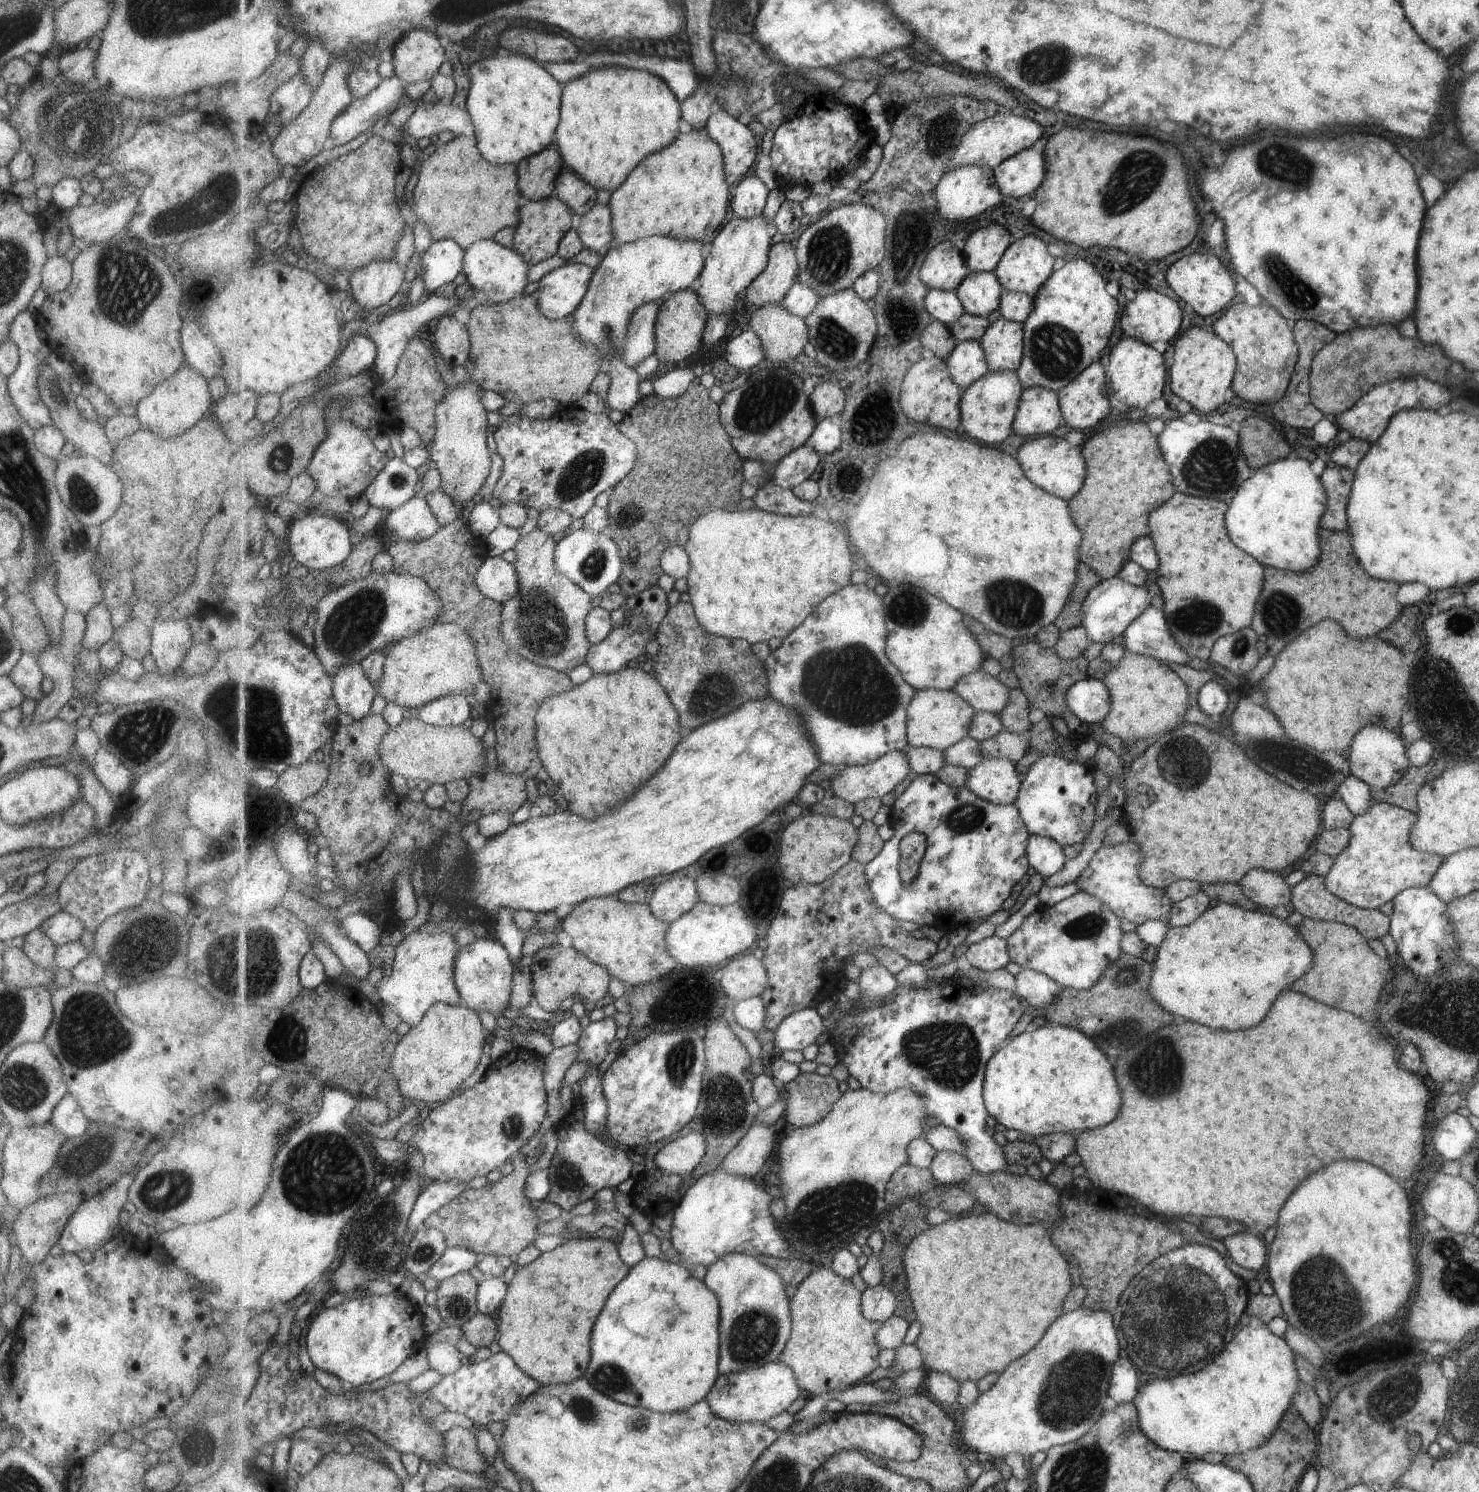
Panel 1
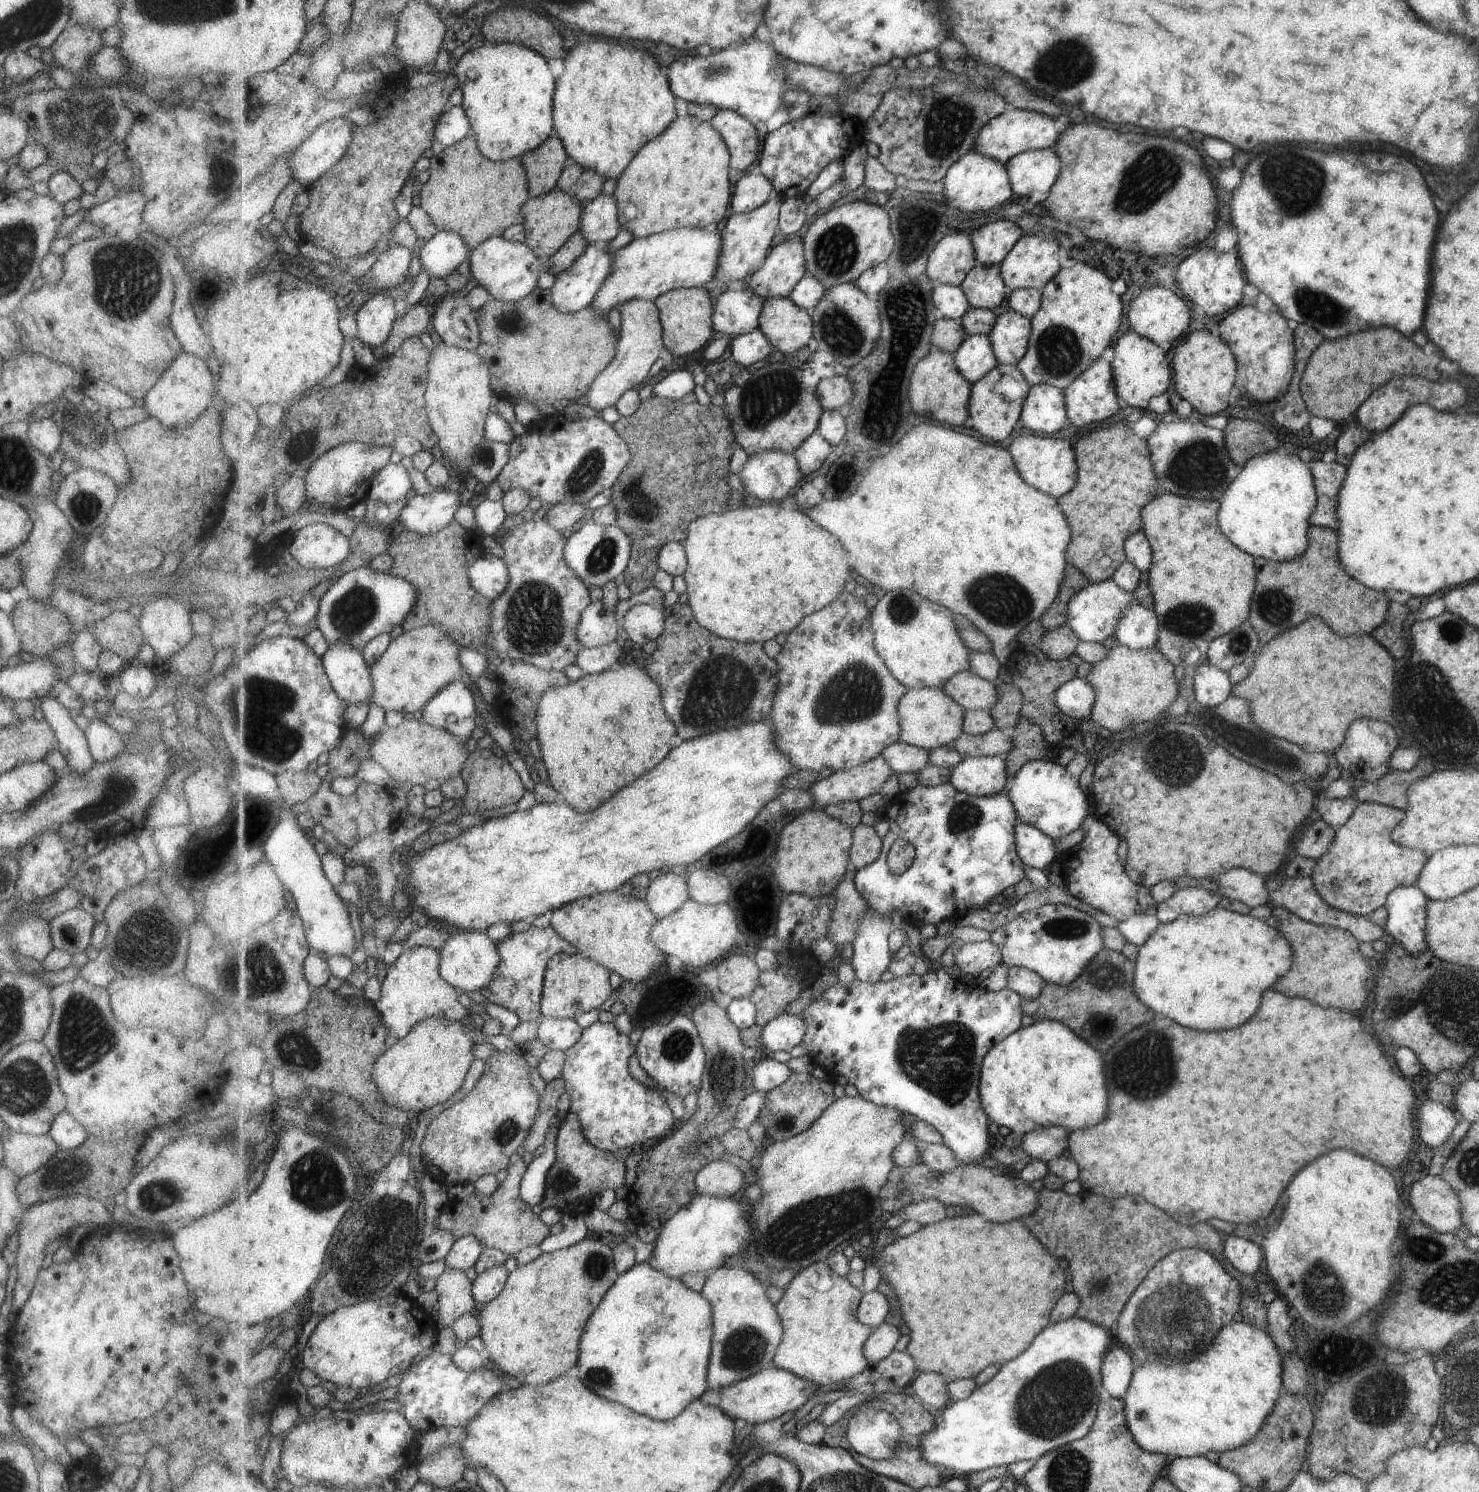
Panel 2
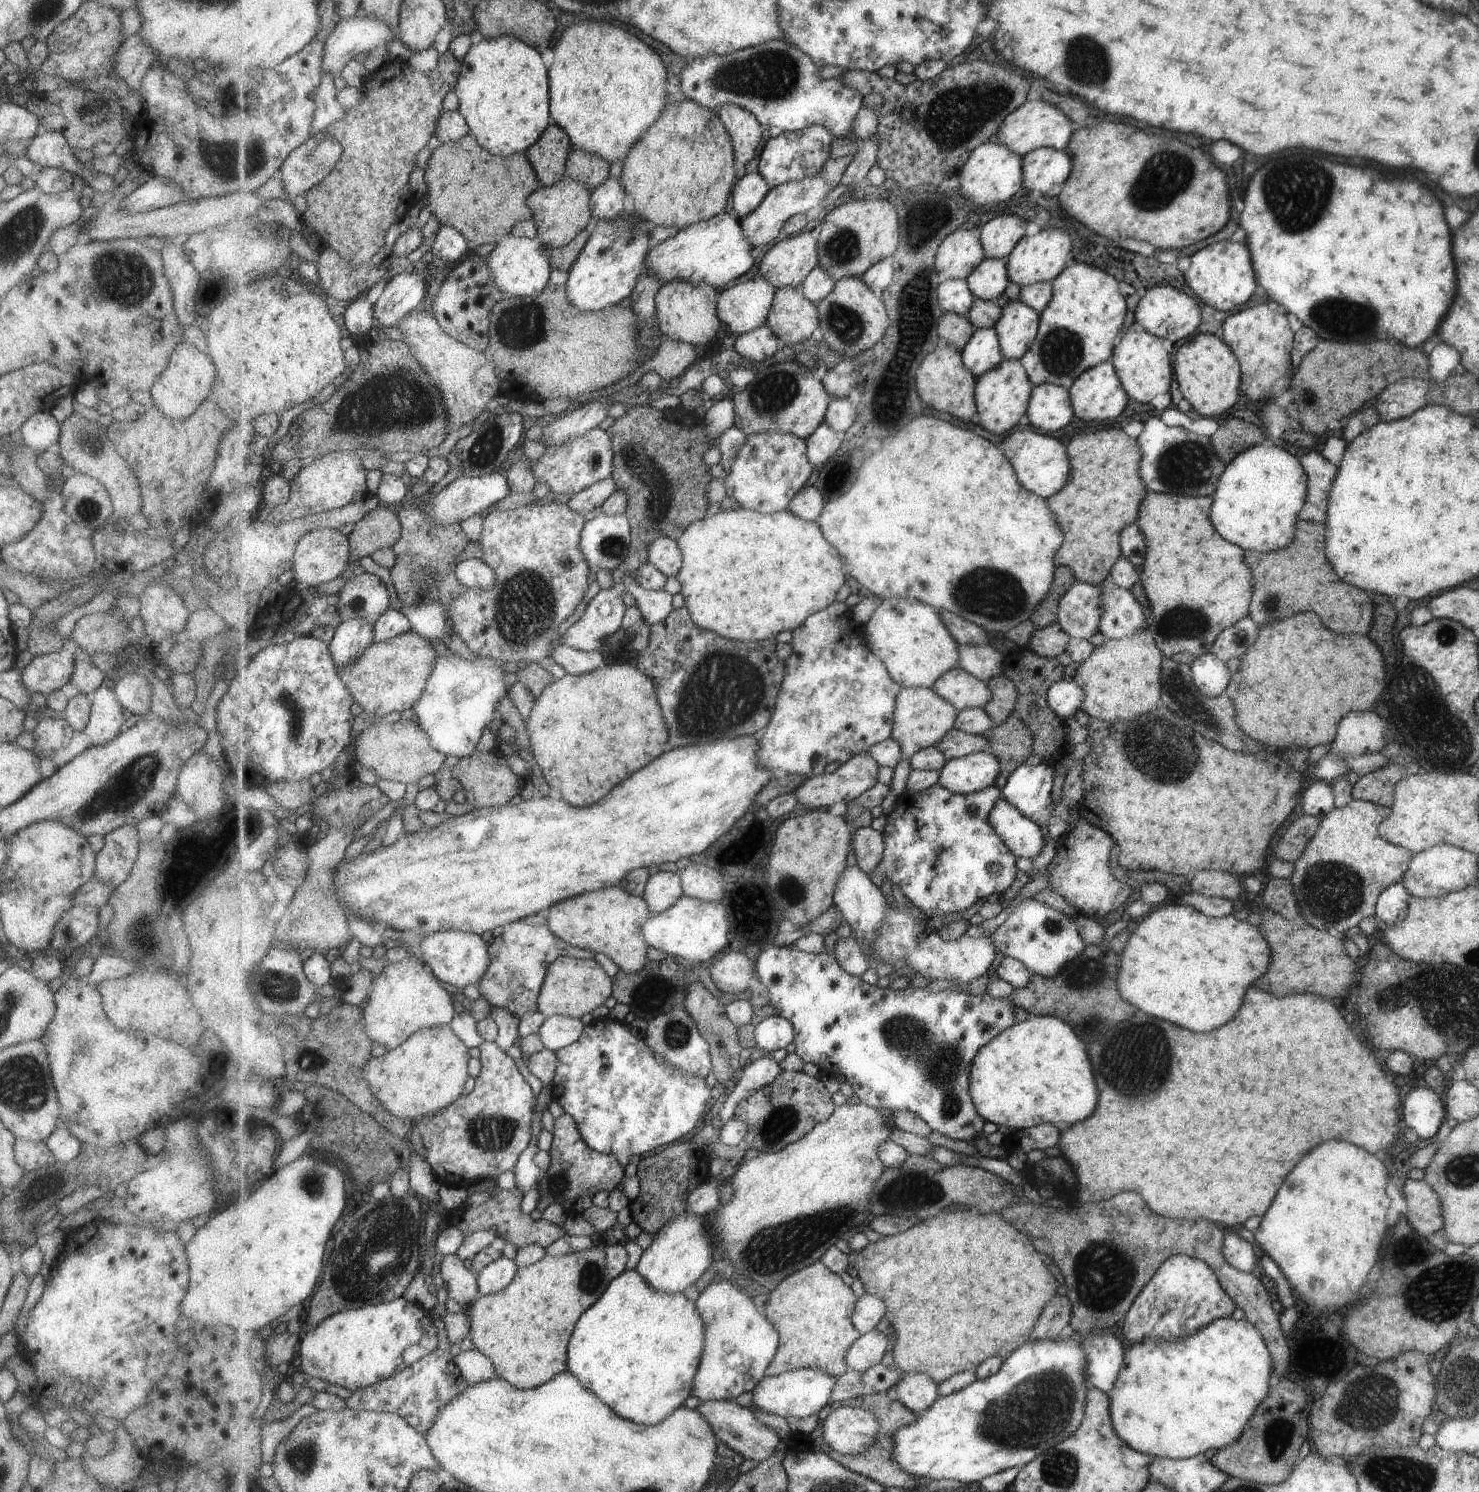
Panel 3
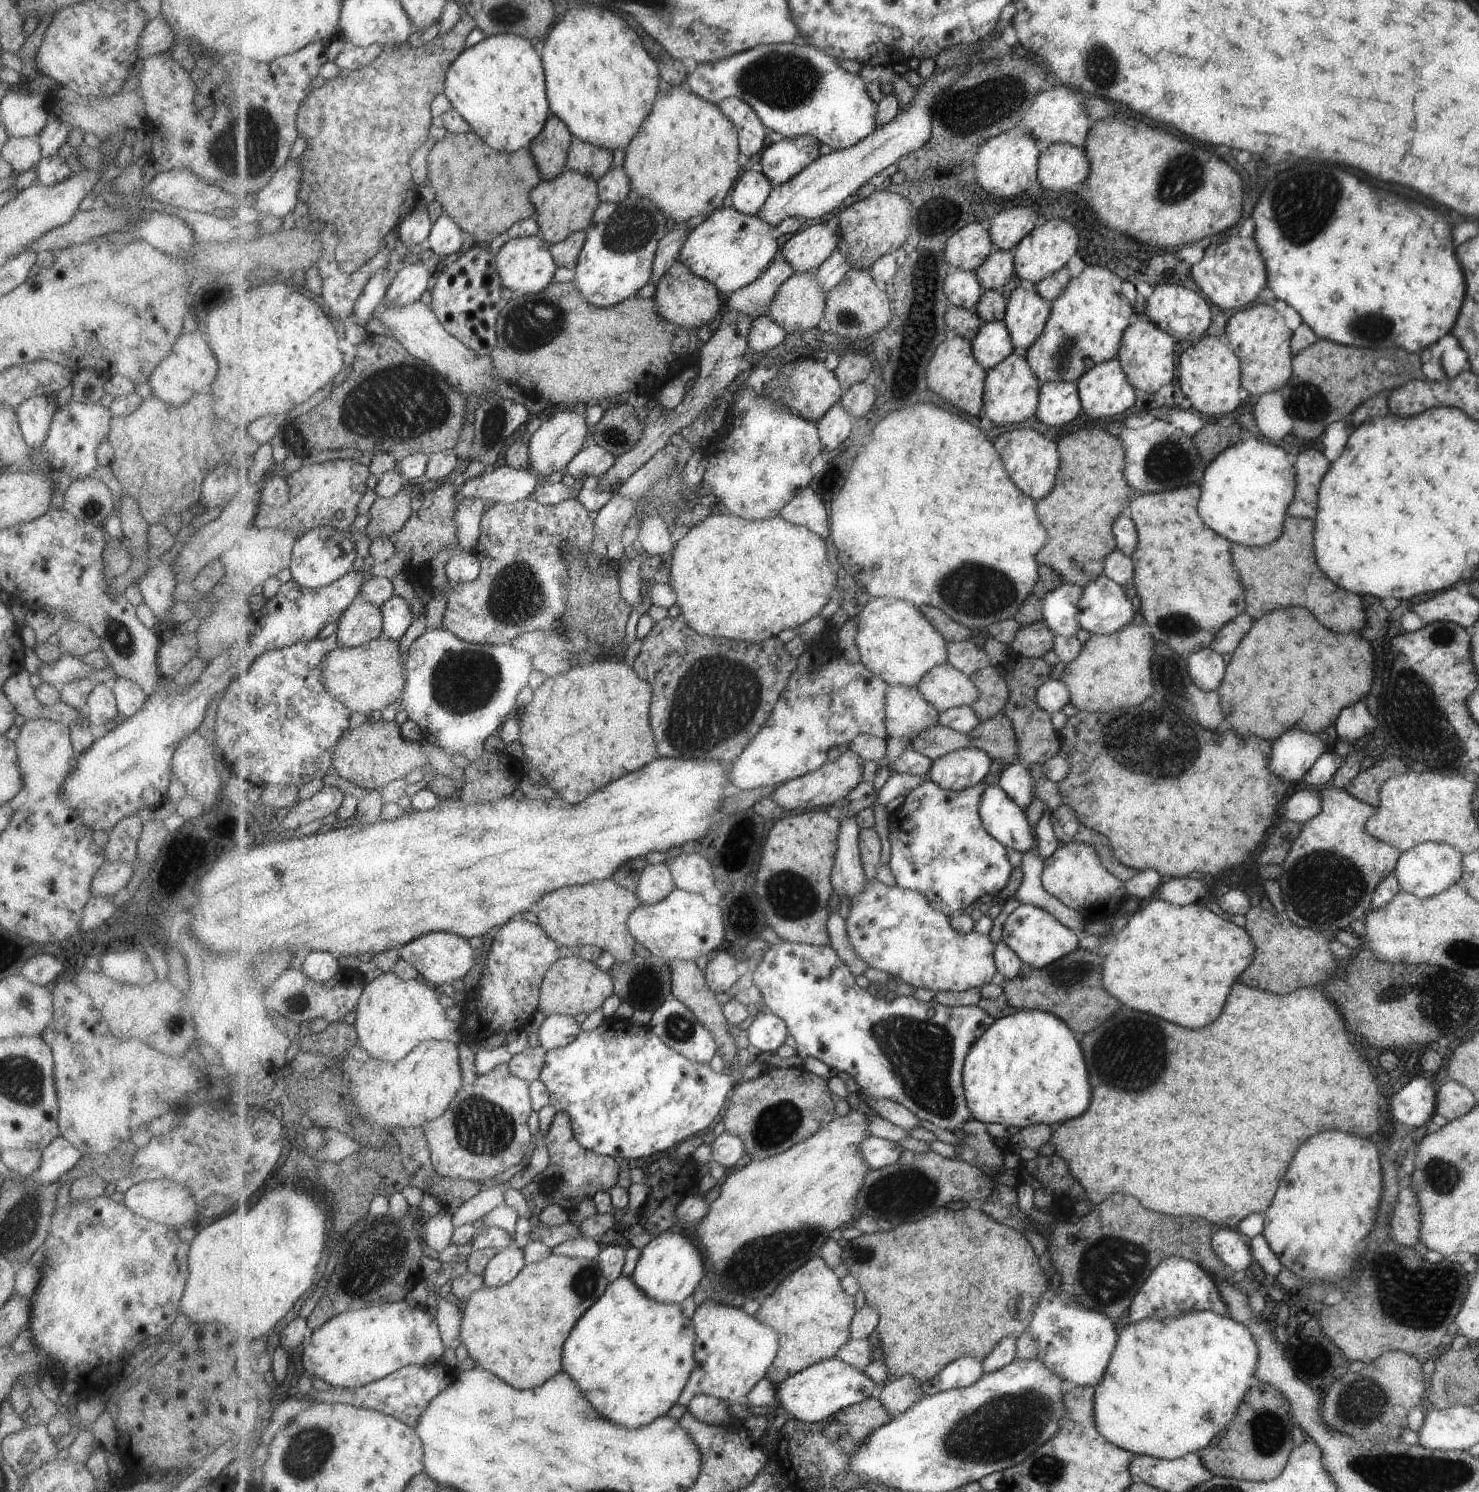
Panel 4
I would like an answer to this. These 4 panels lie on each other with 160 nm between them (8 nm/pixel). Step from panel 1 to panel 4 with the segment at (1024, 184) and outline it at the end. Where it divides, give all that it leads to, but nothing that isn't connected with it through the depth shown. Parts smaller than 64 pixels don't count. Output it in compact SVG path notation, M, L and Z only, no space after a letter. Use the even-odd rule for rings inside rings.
M1049 143L1040 156L1038 182L1045 190L1074 189L1087 176L1084 148L1069 143Z

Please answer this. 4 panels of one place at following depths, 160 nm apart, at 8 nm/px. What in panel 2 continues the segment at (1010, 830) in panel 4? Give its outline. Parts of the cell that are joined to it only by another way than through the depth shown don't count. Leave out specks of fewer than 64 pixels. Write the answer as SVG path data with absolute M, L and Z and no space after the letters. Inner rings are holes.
M1019 822L1016 826L1017 848L1027 867L1044 871L1055 856L1055 846L1040 828Z

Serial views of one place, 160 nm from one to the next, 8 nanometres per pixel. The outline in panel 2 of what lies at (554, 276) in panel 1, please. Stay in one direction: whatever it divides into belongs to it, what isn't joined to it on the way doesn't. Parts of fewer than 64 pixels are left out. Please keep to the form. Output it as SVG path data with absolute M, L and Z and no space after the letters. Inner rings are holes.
M590 244L581 258L555 278L550 291L557 310L576 313L590 306L611 272L615 253L604 249L603 244Z

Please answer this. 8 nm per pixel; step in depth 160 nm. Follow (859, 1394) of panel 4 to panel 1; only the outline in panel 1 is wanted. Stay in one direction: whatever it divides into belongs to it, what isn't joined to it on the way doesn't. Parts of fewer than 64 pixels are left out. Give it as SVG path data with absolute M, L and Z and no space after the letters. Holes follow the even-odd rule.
M777 1360L756 1369L720 1374L716 1385L704 1399L709 1402L718 1417L732 1423L766 1423L773 1416L785 1412L799 1396L804 1395L796 1371L783 1361Z

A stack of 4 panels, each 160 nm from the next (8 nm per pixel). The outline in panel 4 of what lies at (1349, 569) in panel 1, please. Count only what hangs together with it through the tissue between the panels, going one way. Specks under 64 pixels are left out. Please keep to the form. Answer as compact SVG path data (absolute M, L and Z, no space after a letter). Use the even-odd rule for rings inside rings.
M1286 516L1283 530L1271 545L1233 546L1233 566L1244 586L1245 609L1252 619L1278 607L1305 607L1323 626L1337 632L1358 633L1366 624L1364 603L1358 594L1337 586L1318 566L1314 554L1314 520Z

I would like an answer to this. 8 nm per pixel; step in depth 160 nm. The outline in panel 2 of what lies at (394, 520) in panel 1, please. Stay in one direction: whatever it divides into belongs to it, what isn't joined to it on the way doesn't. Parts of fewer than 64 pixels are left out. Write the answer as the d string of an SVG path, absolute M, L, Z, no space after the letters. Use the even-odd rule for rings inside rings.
M433 491L428 495L415 495L408 500L399 520L409 531L420 535L434 535L450 525L461 506L459 492Z

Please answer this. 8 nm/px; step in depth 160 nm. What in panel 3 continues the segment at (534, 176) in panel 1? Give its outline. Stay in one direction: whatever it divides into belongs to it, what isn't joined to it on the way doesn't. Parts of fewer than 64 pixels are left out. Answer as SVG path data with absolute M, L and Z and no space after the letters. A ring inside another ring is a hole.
M553 123L544 132L544 136L525 151L541 187L556 185L566 176L566 162L573 150L570 142L565 130Z

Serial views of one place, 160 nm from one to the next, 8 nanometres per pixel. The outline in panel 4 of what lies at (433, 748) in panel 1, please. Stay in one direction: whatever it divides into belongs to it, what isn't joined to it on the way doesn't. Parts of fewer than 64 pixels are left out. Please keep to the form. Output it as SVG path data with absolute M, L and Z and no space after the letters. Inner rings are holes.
M381 718L374 724L367 720L356 729L349 729L336 746L334 768L337 773L357 785L381 789L393 780L407 778L414 770L429 763L423 740L403 737L401 725Z

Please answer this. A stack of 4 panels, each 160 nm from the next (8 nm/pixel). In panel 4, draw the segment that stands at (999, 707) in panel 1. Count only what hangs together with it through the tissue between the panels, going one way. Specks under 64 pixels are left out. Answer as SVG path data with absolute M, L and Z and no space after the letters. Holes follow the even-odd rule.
M949 662L929 670L917 687L941 713L963 705L972 706L980 697L977 683Z

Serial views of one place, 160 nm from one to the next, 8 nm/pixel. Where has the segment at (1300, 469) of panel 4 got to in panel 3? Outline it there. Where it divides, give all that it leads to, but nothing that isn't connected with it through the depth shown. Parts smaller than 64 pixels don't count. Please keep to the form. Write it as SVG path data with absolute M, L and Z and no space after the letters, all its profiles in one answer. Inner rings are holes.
M1311 451L1300 457L1307 474L1307 502L1298 515L1299 520L1321 523L1326 519L1328 495L1338 473L1337 466L1321 453Z

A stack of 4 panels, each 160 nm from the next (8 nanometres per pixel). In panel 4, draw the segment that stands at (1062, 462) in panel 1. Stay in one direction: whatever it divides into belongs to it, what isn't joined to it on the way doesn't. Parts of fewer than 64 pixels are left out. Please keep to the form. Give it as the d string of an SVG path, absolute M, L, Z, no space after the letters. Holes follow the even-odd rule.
M1008 428L995 440L997 450L1002 456L1013 482L1025 493L1035 500L1041 500L1045 494L1049 494L1054 488L1057 478L1057 451L1055 444L1045 440L1041 432L1032 429Z

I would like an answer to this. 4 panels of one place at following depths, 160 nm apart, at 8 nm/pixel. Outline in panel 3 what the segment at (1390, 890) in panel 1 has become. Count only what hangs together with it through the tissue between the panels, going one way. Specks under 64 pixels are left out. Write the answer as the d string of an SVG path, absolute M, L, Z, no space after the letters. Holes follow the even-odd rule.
M1351 799L1341 808L1333 807L1320 818L1317 830L1306 849L1294 864L1290 876L1291 886L1297 901L1300 916L1307 925L1317 930L1337 932L1354 932L1361 918L1375 913L1377 898L1393 883L1402 880L1413 858L1413 852L1405 847L1393 845L1378 834L1381 821L1389 816L1390 808L1373 804L1361 799Z

